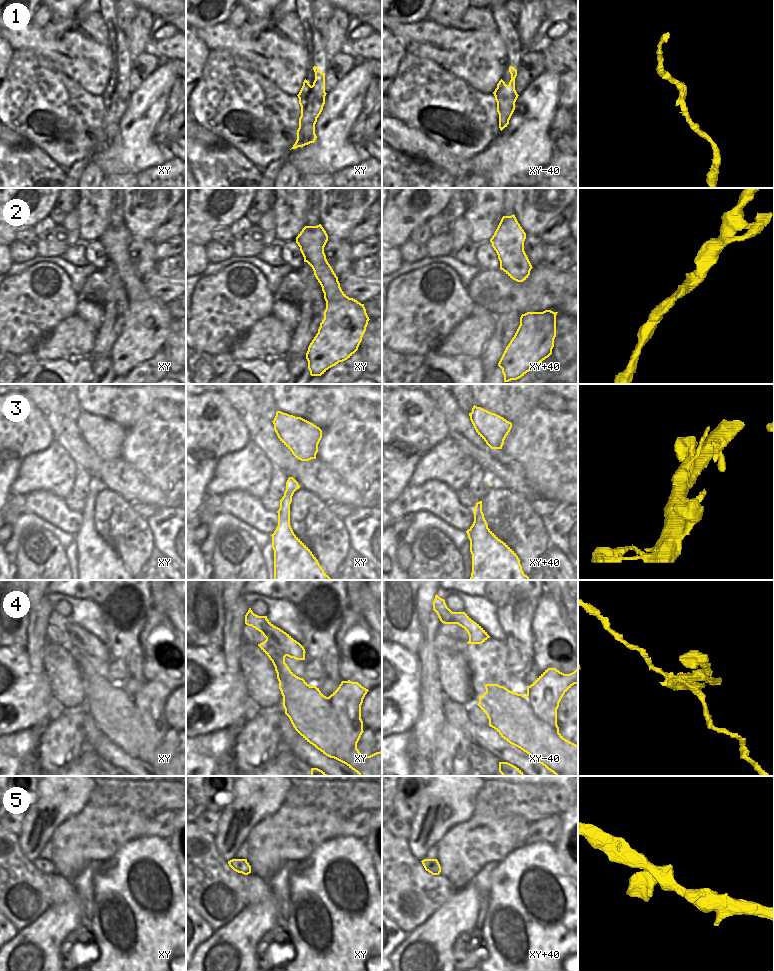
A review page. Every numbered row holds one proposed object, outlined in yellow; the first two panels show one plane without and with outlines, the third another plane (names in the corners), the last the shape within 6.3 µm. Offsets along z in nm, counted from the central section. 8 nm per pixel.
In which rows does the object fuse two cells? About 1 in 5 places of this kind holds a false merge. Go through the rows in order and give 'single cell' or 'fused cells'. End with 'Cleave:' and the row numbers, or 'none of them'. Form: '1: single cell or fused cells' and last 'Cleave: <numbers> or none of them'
1: single cell
2: single cell
3: single cell
4: fused cells
5: single cell
Cleave: 4

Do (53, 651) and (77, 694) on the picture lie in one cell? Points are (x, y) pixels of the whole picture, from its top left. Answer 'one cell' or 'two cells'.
one cell

